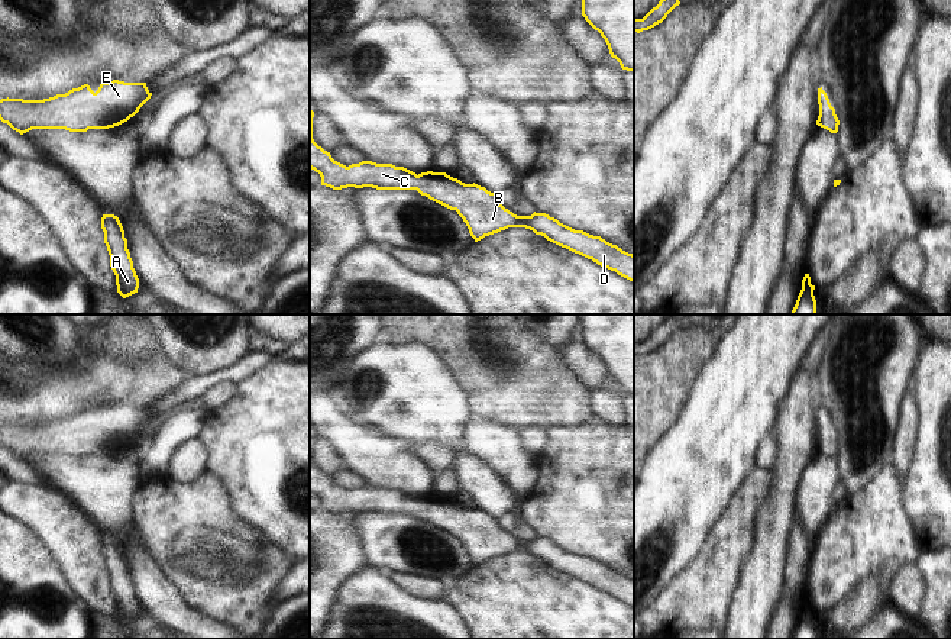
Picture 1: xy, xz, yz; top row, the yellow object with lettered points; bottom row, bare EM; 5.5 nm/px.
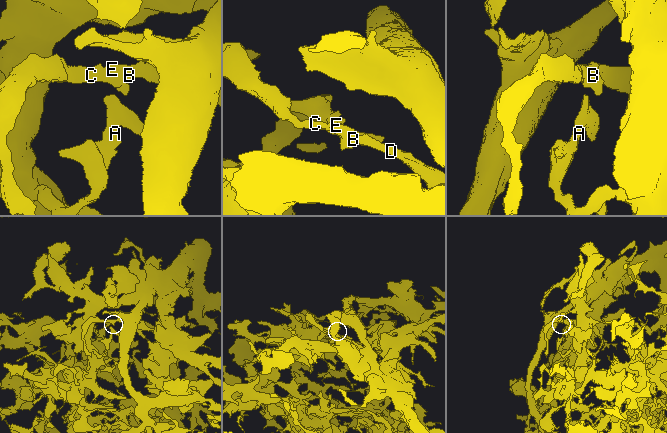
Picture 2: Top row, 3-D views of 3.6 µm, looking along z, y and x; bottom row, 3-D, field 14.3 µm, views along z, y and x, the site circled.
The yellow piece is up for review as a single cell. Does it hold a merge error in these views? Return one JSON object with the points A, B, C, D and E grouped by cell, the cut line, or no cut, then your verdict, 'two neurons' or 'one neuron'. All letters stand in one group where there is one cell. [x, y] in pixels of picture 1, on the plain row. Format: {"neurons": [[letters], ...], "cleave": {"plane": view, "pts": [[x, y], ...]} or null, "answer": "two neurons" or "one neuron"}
{"neurons": [["A", "B", "C", "D", "E"]], "cleave": null, "answer": "one neuron"}

